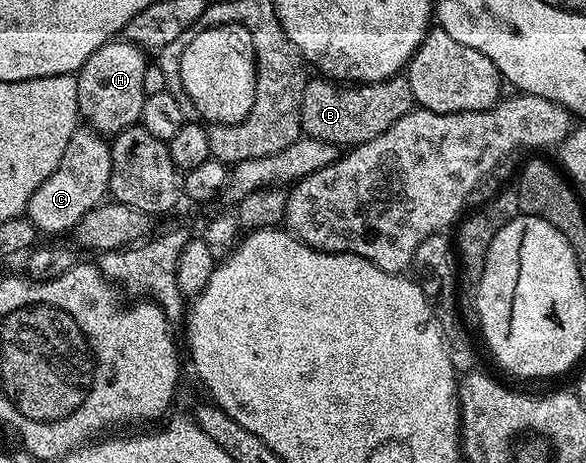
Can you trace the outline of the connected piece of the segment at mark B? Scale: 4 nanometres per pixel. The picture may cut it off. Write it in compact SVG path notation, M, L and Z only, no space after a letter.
M403 74L372 84L311 78L308 79L301 98L299 126L302 135L312 136L321 142L336 146L354 146L377 138L377 134L385 134L385 130L389 130L393 122L405 118L405 114L409 114L415 107L413 86L409 86L407 77Z

